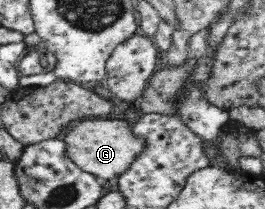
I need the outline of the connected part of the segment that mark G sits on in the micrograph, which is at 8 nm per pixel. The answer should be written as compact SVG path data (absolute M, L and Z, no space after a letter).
M87 118L70 123L59 139L66 144L64 154L68 156L82 171L104 179L124 173L136 155L142 151L144 142L132 134L126 120L119 118L96 119Z

